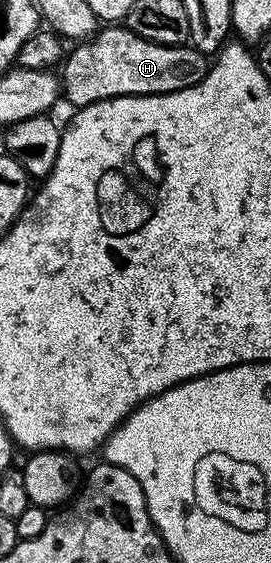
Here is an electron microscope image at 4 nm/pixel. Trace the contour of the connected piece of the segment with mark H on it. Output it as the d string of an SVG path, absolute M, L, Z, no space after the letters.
M108 24L97 29L87 40L80 40L76 46L67 51L62 62L62 94L72 108L89 106L91 102L104 102L107 98L127 98L130 94L169 94L182 92L182 88L190 88L198 84L208 75L209 59L198 52L191 44L167 46L154 44L150 40L142 40L124 24Z

